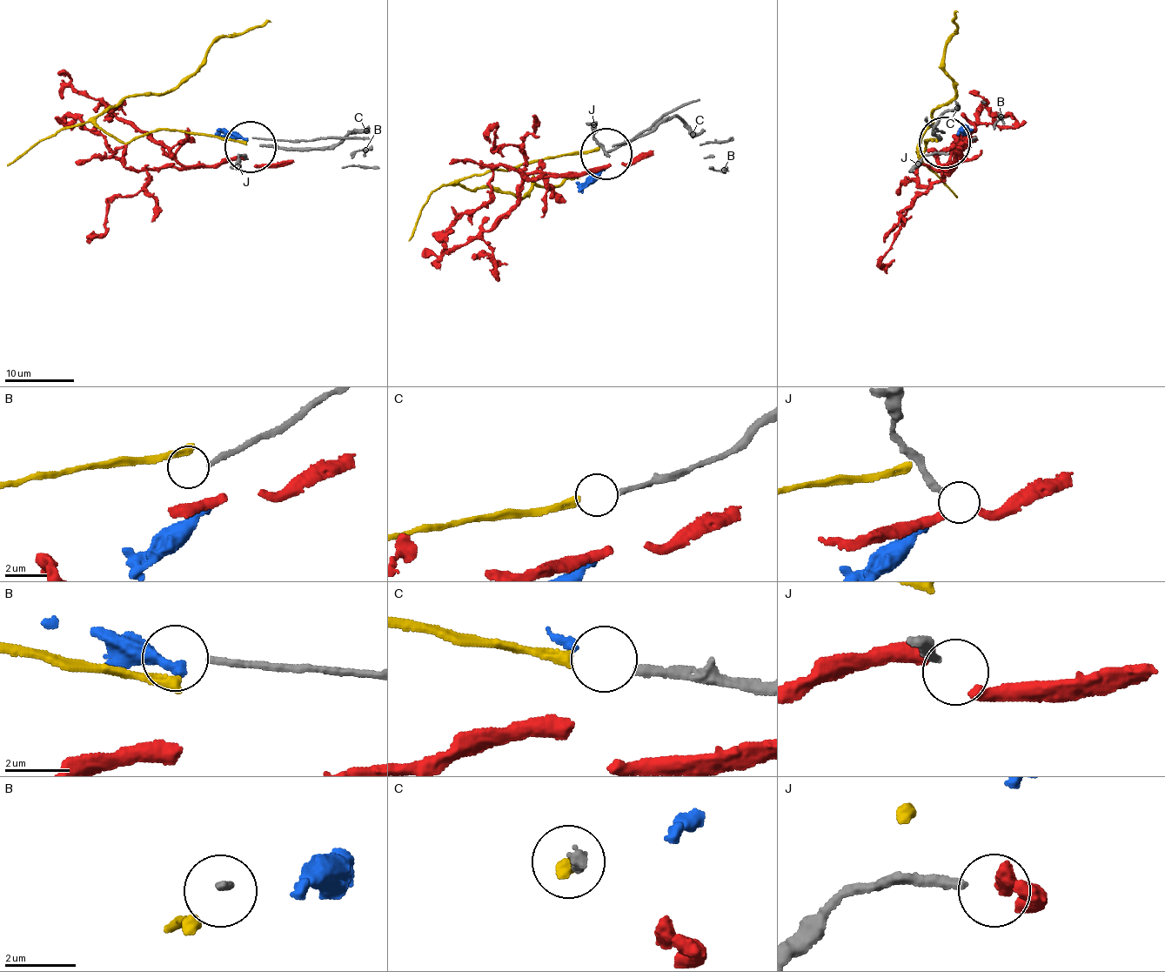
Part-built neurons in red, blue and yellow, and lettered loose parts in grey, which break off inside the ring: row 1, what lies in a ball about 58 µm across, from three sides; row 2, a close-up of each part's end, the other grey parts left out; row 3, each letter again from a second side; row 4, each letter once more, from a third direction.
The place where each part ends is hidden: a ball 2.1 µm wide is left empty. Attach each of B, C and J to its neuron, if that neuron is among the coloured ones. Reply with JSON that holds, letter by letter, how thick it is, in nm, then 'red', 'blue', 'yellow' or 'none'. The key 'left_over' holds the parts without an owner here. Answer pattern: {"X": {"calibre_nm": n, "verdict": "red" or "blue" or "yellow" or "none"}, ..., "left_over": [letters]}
{"B": {"calibre_nm": 240, "verdict": "none"}, "C": {"calibre_nm": 280, "verdict": "yellow"}, "J": {"calibre_nm": 300, "verdict": "red"}, "left_over": ["B"]}

